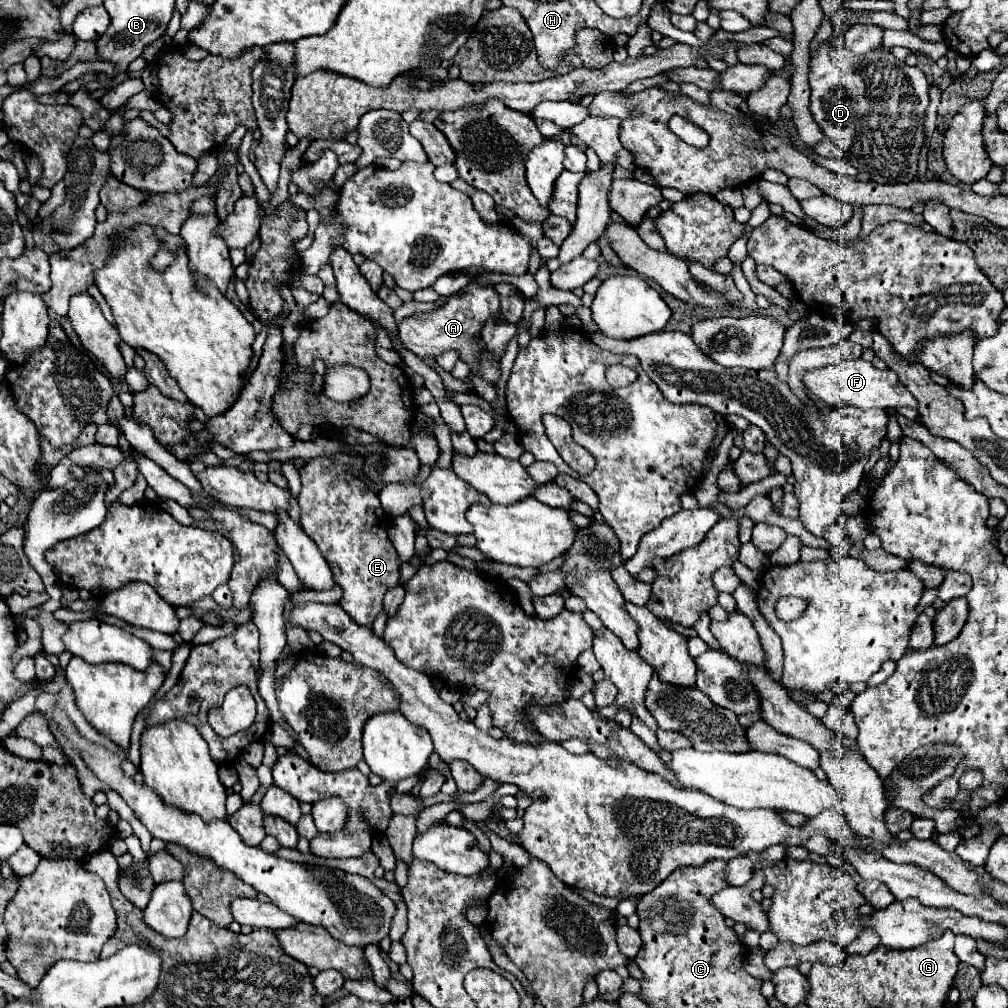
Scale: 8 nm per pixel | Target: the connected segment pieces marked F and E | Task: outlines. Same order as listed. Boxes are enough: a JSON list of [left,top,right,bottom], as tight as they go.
[[803,359,917,409],[299,457,401,627]]

